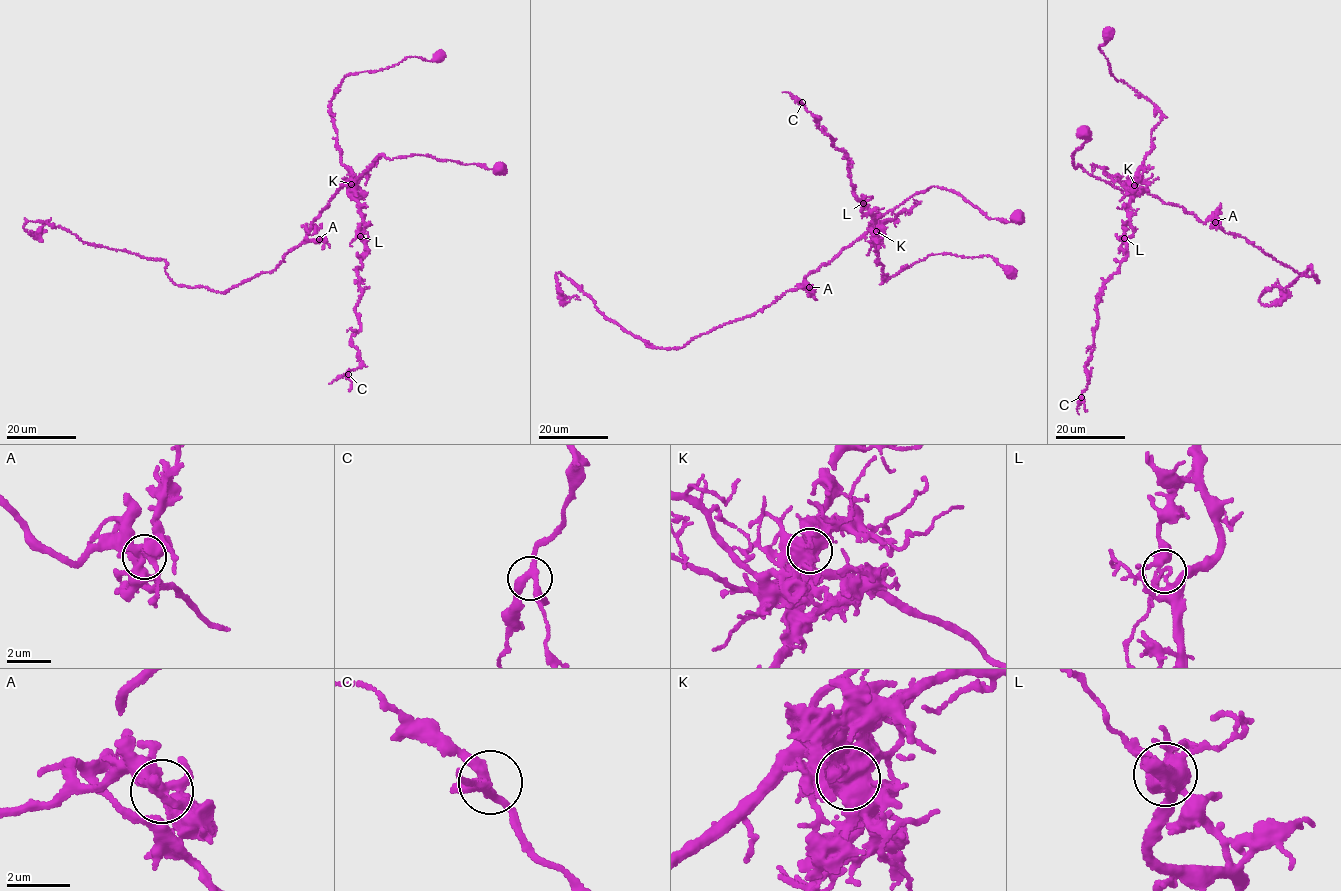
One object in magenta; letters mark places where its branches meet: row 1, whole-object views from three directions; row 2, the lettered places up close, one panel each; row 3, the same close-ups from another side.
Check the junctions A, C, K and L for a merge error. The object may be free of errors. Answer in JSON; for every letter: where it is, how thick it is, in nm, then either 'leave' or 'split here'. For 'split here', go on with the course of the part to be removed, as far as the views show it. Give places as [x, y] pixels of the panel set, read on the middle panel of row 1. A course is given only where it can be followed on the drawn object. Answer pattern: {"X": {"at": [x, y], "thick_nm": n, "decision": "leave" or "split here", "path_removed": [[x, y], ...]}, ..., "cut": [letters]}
{"A": {"at": [809, 287], "thick_nm": 400, "decision": "leave"}, "C": {"at": [802, 102], "thick_nm": 280, "decision": "leave"}, "K": {"at": [876, 231], "thick_nm": 700, "decision": "split here", "path_removed": [[875, 231], [852, 187], [844, 151], [831, 144], [820, 118], [783, 92]]}, "L": {"at": [863, 203], "thick_nm": 110, "decision": "leave"}, "cut": ["K"]}

